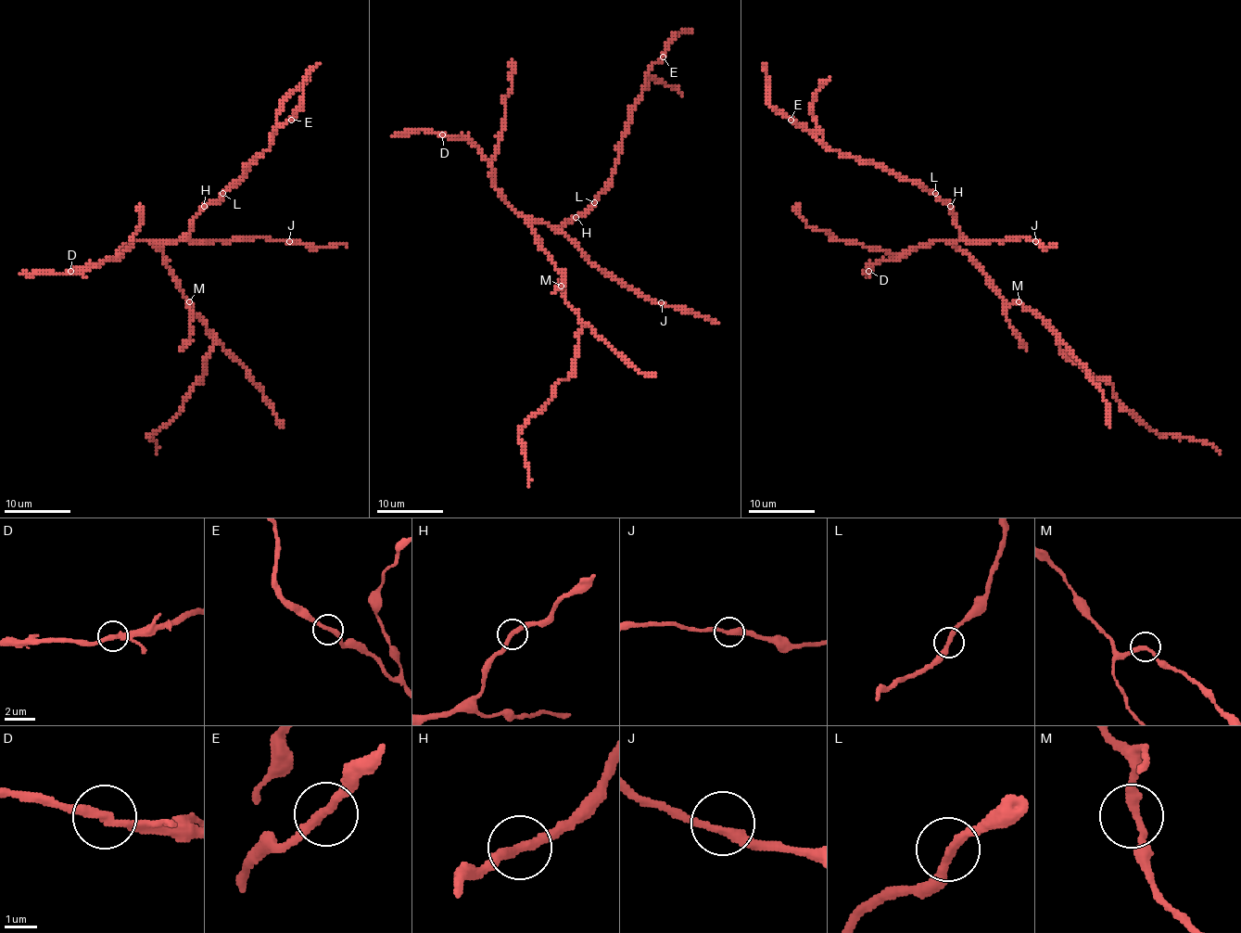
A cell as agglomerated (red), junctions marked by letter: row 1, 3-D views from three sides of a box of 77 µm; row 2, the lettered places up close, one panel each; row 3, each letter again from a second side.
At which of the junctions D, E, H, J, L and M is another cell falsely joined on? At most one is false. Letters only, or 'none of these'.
none of these

